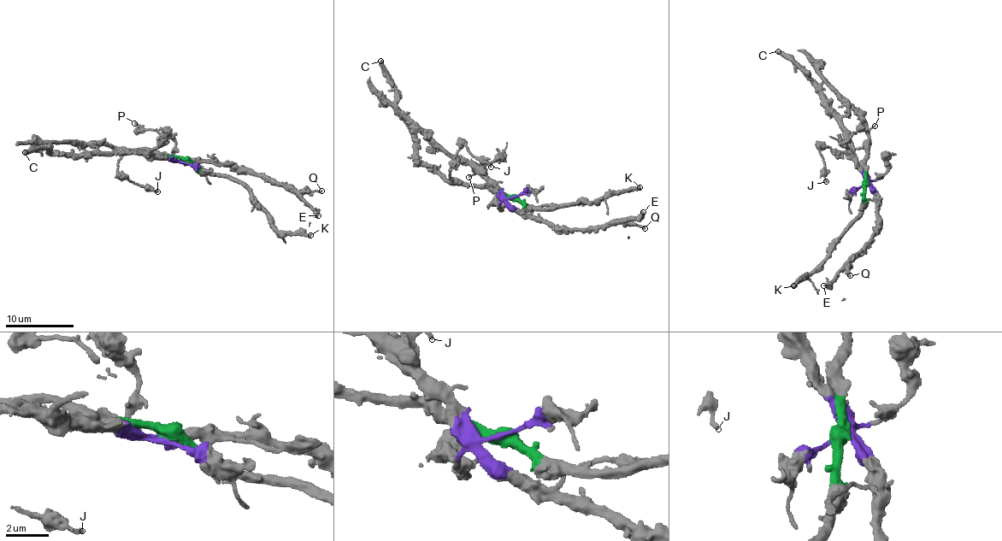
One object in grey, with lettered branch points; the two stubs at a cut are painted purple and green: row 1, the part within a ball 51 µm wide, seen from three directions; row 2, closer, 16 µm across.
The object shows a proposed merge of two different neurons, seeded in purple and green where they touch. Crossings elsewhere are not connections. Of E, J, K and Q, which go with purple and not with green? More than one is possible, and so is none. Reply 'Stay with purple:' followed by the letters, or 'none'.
Stay with purple: E, Q

